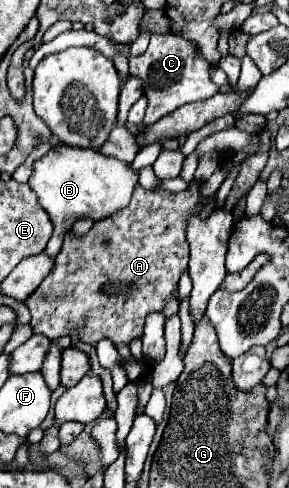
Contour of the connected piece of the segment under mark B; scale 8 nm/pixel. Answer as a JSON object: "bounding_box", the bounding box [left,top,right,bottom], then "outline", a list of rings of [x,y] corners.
{"bounding_box":[30,145,138,255],"outline":[[[58,145],[58,149],[52,147],[42,159],[34,163],[34,173],[30,177],[32,191],[38,195],[40,205],[54,223],[54,233],[46,245],[46,253],[56,255],[60,251],[64,235],[78,219],[88,217],[102,221],[128,207],[136,185],[138,171],[134,171],[126,161],[106,157],[94,149],[78,149],[66,145]]]}

